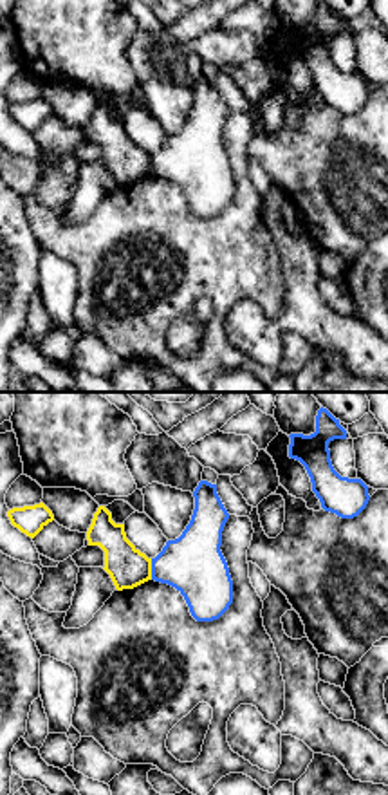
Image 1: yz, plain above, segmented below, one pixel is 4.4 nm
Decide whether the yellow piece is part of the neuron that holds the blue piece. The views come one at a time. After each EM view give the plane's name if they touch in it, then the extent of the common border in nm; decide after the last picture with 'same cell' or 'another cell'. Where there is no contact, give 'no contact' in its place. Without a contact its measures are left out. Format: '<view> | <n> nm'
yz | 100 nm

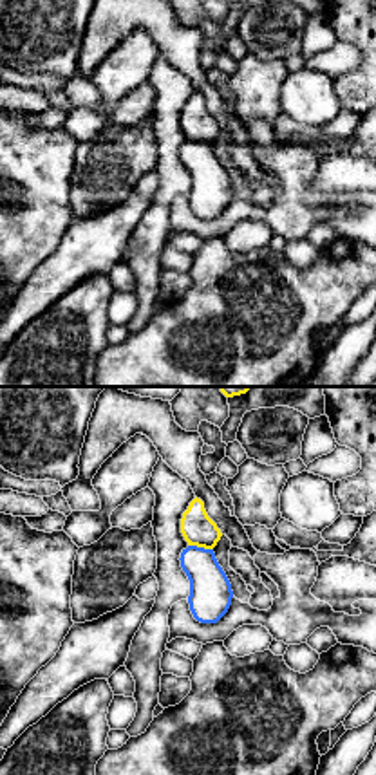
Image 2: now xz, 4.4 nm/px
xz | 110 nm

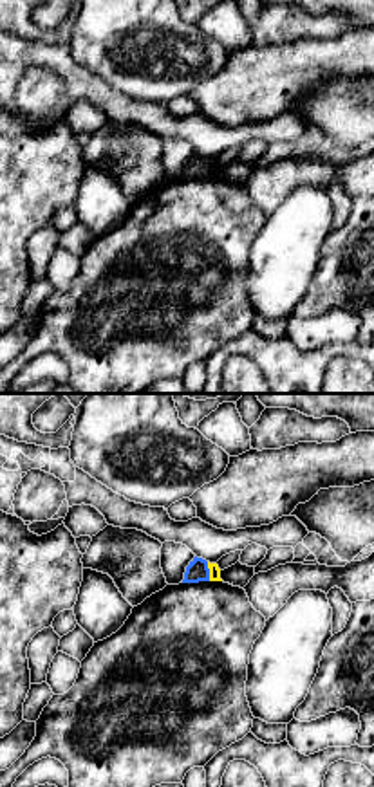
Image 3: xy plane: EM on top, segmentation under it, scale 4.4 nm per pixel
xy | 90 nm

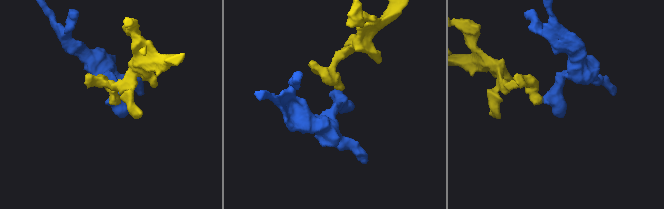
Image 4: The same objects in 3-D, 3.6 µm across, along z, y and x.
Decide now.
another cell

